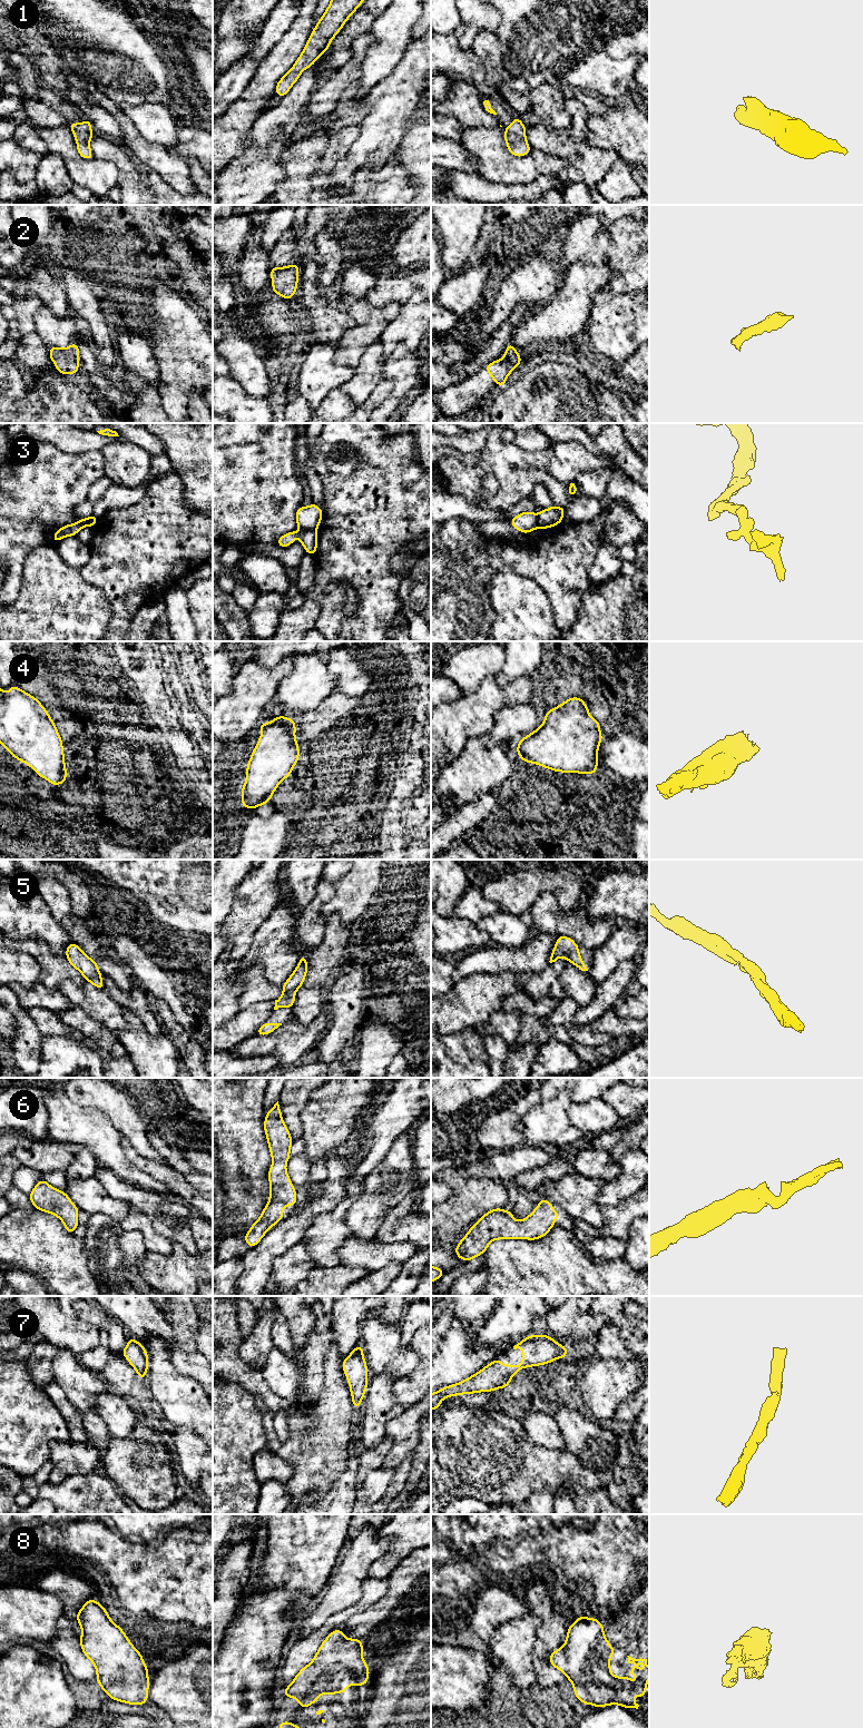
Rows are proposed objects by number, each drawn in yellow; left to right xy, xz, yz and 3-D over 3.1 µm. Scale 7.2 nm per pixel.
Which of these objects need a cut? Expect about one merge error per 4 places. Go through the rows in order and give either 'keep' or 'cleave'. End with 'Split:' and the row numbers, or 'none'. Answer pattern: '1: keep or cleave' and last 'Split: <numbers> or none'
1: keep
2: keep
3: cleave
4: keep
5: keep
6: keep
7: keep
8: keep
Split: 3

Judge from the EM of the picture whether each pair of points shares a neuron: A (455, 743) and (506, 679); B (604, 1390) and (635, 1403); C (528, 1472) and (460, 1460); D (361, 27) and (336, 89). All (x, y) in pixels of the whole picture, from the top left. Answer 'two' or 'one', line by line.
A: two
B: two
C: one
D: two

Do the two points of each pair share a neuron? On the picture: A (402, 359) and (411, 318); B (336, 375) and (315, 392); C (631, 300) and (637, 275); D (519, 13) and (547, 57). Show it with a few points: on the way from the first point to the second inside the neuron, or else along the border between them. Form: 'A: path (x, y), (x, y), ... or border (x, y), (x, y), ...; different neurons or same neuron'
A: border (415, 349), (399, 344), (386, 359); different neurons
B: path (331, 376), (321, 386); same neuron
C: border (608, 286), (617, 293), (637, 292); different neurons
D: path (527, 25), (546, 46); same neuron

